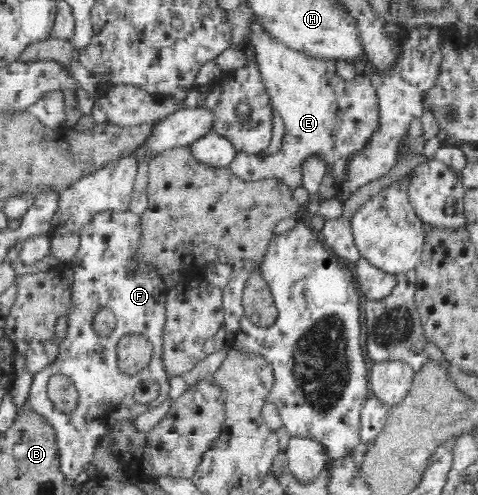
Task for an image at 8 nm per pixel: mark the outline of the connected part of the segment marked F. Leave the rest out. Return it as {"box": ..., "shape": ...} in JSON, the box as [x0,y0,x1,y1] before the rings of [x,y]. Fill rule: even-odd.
{"box":[28,211,170,479],"shape":[[[108,211],[95,214],[78,234],[81,244],[71,261],[72,304],[66,314],[66,336],[60,342],[56,360],[46,366],[44,374],[36,373],[31,383],[28,403],[56,431],[61,471],[70,479],[83,478],[86,466],[94,458],[94,448],[115,424],[134,420],[143,412],[160,406],[168,397],[170,379],[162,363],[162,328],[169,288],[155,266],[135,262],[144,241],[141,222],[141,215],[132,211]],[[100,309],[112,311],[116,319],[115,328],[107,337],[100,336],[93,327],[94,317]],[[126,335],[146,337],[153,346],[148,366],[132,375],[122,372],[118,364],[117,344]],[[51,374],[64,374],[74,382],[78,399],[70,414],[55,409],[48,398],[46,389]],[[146,380],[160,386],[159,395],[150,403],[137,403],[134,399],[136,386]]]}

